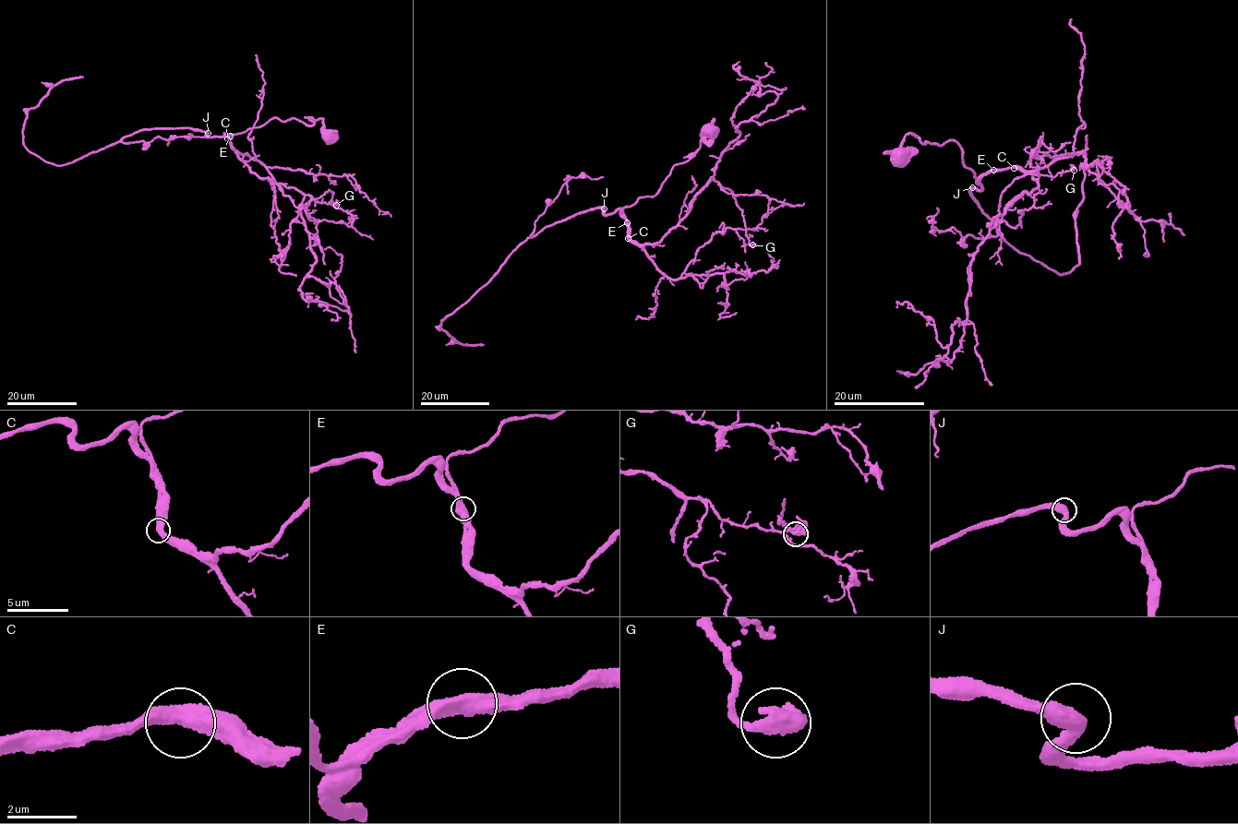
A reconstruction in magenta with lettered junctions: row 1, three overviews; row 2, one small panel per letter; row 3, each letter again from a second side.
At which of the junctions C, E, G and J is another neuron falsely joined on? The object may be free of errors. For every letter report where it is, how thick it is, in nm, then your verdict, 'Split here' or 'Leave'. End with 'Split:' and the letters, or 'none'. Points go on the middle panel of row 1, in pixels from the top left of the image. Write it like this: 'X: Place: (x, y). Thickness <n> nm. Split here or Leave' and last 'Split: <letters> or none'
C: Place: (628, 238). Thickness 500 nm. Leave
E: Place: (627, 222). Thickness 500 nm. Leave
G: Place: (752, 244). Thickness 460 nm. Leave
J: Place: (604, 208). Thickness 460 nm. Leave
Split: none

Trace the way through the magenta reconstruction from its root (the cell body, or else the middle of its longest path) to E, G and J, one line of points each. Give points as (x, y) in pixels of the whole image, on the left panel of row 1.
E: (329, 137), (323, 137), (323, 119), (310, 118), (309, 125), (274, 117), (230, 136)
G: (329, 137), (323, 119), (310, 118), (227, 136), (294, 205), (330, 190), (336, 205)
J: (329, 137), (323, 137), (323, 119), (310, 118), (309, 125), (275, 117), (237, 134), (209, 137), (208, 133)

